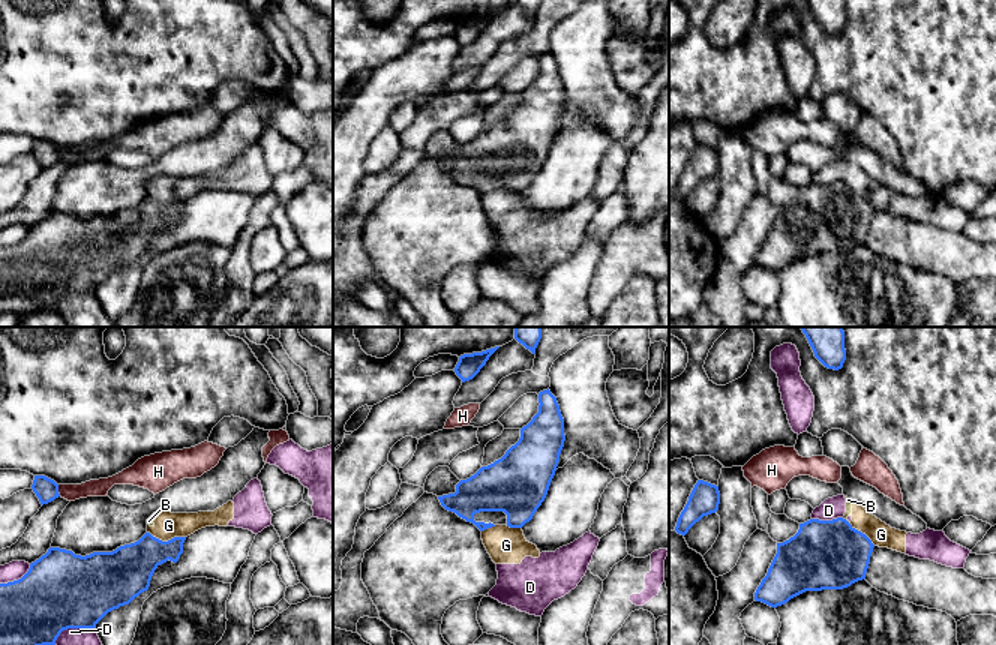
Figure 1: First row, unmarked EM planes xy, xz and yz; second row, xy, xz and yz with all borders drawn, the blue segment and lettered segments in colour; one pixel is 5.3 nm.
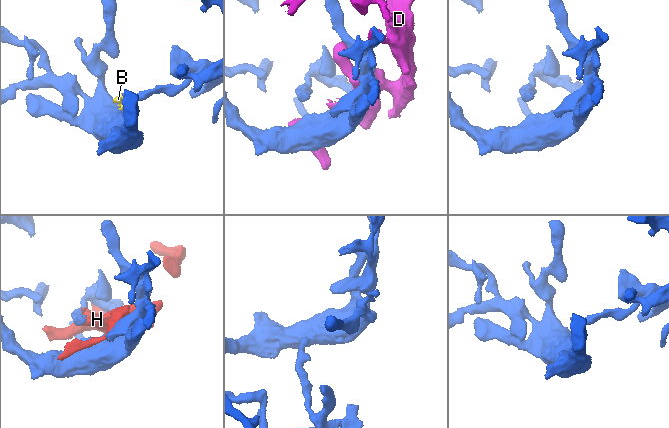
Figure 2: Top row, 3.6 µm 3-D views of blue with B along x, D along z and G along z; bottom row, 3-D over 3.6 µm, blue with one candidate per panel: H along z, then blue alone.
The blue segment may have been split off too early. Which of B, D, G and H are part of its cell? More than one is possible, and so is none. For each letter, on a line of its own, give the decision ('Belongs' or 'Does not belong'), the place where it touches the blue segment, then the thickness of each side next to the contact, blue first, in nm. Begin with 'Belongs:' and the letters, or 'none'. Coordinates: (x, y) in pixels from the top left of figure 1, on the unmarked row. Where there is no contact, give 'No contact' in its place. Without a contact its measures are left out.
Belongs: none
B: Does not belong. Touches blue at yz (846, 185). Thickness 360 nm (blue) against 30 nm
D: Does not belong. Touches blue at xy (71, 291). Thickness 420 nm (blue) against 220 nm
G: Does not belong. Touches blue at xy (168, 204). Thickness 240 nm (blue) against 140 nm
H: Does not belong. Touches blue at xy (57, 155). Thickness 120 nm (blue) against 100 nm

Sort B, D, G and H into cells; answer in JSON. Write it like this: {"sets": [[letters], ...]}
{"sets": [["B", "D", "G"], ["H"]]}

